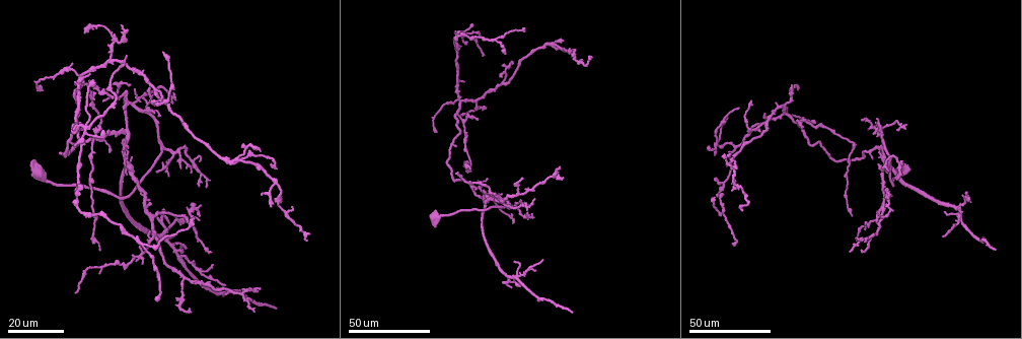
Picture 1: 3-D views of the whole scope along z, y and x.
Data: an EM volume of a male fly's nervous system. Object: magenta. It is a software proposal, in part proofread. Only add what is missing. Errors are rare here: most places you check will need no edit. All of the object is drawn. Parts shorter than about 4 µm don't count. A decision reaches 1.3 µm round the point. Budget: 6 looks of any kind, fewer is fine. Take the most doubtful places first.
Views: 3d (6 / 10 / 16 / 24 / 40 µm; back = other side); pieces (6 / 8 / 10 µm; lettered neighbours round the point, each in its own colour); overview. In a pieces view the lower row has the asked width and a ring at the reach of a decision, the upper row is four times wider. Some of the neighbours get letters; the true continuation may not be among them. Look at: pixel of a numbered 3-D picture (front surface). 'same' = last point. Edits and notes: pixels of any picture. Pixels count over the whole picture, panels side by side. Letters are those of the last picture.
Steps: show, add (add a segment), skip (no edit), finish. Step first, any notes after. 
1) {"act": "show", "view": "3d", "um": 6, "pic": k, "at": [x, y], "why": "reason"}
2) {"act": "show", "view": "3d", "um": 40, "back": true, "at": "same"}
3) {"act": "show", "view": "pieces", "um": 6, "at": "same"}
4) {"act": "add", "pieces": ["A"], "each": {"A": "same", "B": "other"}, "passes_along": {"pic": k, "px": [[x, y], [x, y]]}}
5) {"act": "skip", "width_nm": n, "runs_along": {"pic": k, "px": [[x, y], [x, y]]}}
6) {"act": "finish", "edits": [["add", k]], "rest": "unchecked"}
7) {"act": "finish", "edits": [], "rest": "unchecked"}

{"act": "show", "view": "3d", "um": 24, "pic": 1, "at": [513, 262], "why": "an open end"}

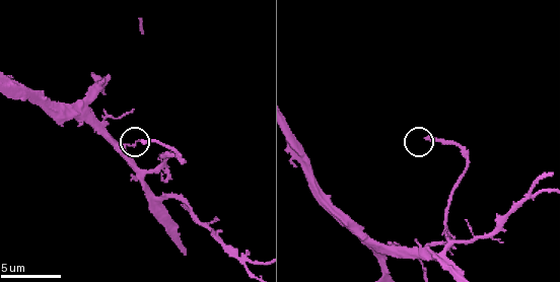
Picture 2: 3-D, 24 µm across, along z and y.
{"act": "show", "view": "pieces", "um": 6, "pic": 2, "at": [140, 142]}

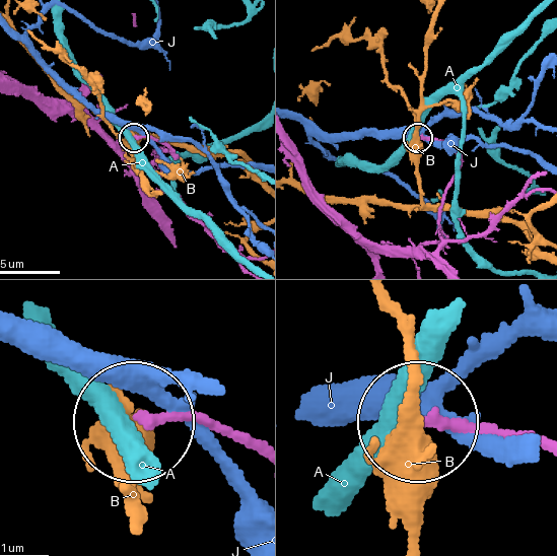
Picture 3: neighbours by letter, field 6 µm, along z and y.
{"act": "skip", "each": {"A": "other", "B": "other", "J": "other"}, "runs_along": {"pic": 3, "px": [[251, 442], [178, 414], [134, 414]]}, "found": "none of them fits"}

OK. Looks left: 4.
{"act": "show", "view": "3d", "um": 40, "pic": 1, "at": [542, 260], "why": "tapers out"}

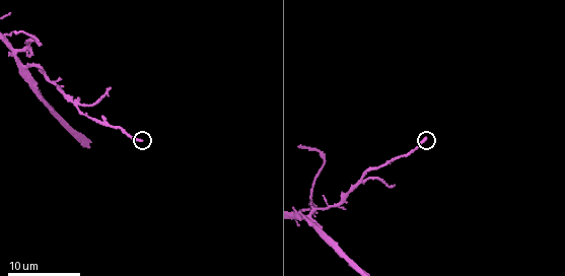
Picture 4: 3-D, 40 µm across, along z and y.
{"act": "show", "view": "pieces", "um": 8, "pic": 4, "at": [424, 139]}

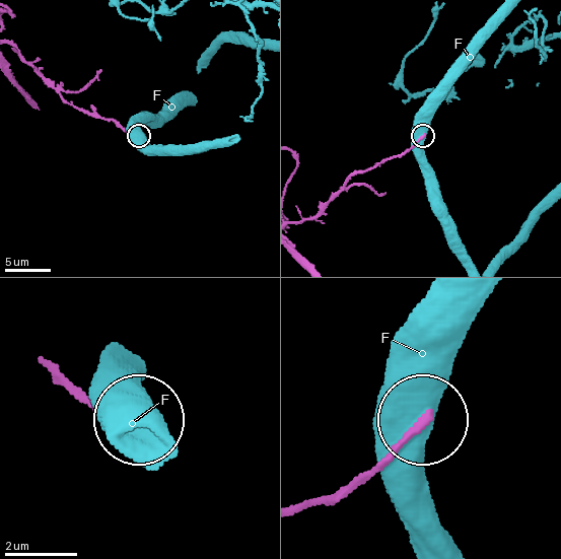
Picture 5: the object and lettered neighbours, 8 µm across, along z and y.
{"act": "skip", "each": {"F": "other"}, "found": "none of them fits"}

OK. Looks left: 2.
{"act": "show", "view": "3d", "um": 24, "pic": 1, "at": [126, 160], "why": "branch stops here"}

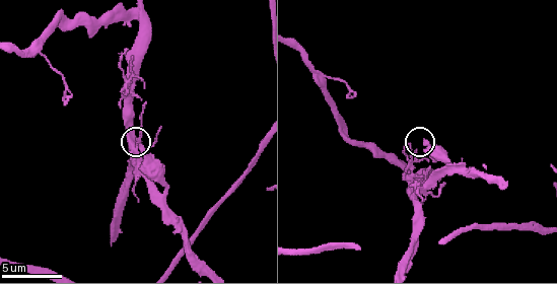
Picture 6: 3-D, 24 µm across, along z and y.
{"act": "show", "view": "pieces", "um": 8, "pic": 6, "at": [141, 147]}

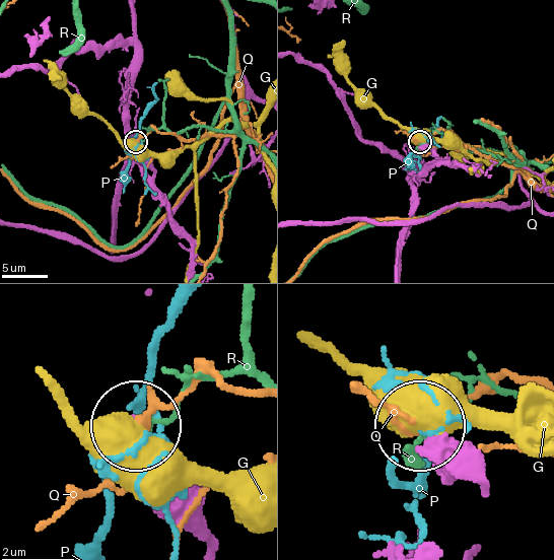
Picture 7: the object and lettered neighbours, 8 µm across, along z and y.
{"act": "skip", "width_nm": 260, "each": {"G": "other", "P": "other", "Q": "other", "R": "other"}, "found": "none of them fits"}

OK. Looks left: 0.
{"act": "finish", "edits": [], "rest": "unchecked"}

